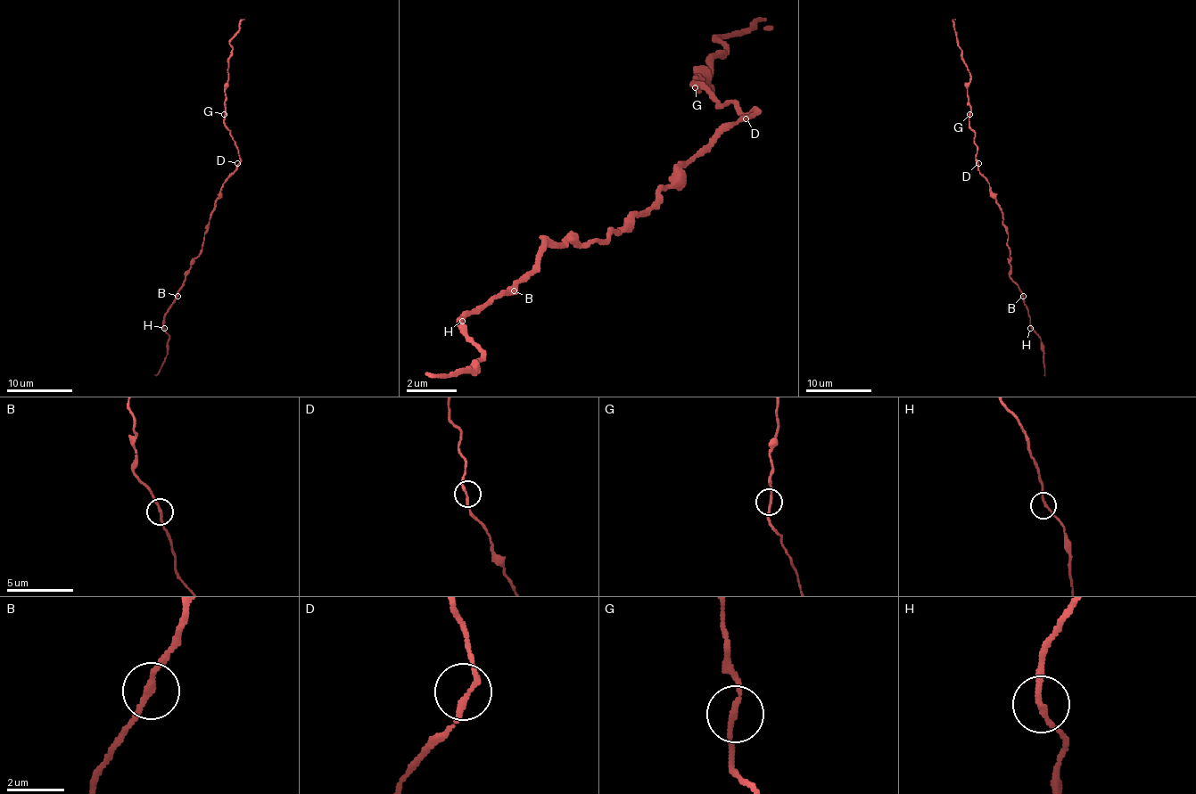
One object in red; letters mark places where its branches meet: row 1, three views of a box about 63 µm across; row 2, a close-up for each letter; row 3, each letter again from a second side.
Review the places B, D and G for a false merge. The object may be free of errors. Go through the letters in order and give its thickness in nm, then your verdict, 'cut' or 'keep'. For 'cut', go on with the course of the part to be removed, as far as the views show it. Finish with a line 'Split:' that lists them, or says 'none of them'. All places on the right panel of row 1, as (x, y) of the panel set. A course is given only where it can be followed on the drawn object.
B: 180 nm | keep
D: 190 nm | keep
G: 170 nm | keep
Split: none of them

